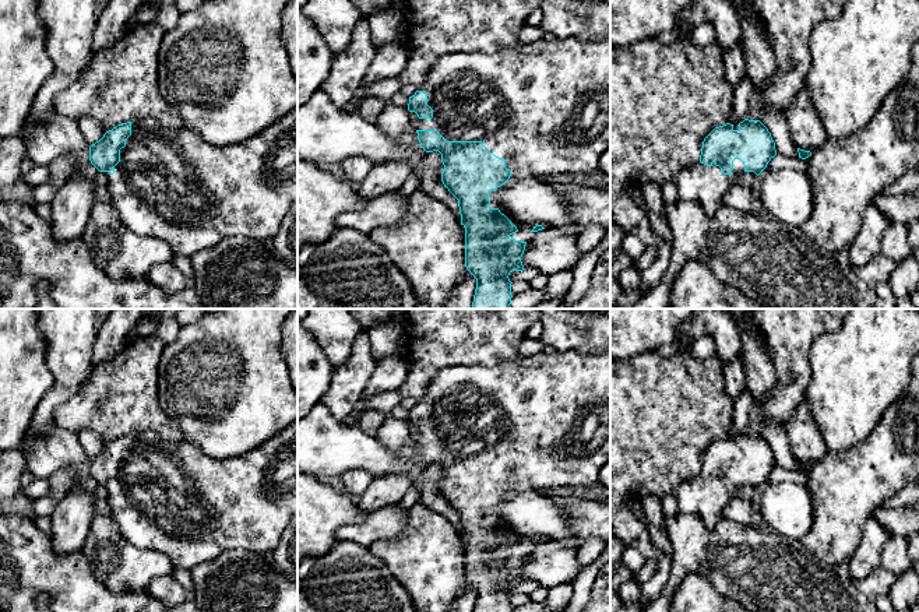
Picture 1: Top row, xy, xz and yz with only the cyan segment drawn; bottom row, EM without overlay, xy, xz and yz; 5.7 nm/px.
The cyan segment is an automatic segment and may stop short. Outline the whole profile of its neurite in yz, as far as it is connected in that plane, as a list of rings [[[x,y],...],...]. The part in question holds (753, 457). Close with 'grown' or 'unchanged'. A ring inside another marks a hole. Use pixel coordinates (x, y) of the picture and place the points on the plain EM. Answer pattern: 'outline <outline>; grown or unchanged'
outline [[[760,433],[715,440],[703,454],[700,472],[673,490],[679,513],[698,516],[714,530],[736,490],[744,485],[758,489],[775,468],[771,446]]]; grown

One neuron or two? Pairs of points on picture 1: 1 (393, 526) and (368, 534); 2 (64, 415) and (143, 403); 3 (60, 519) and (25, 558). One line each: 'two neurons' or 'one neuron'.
1: one neuron
2: one neuron
3: two neurons

